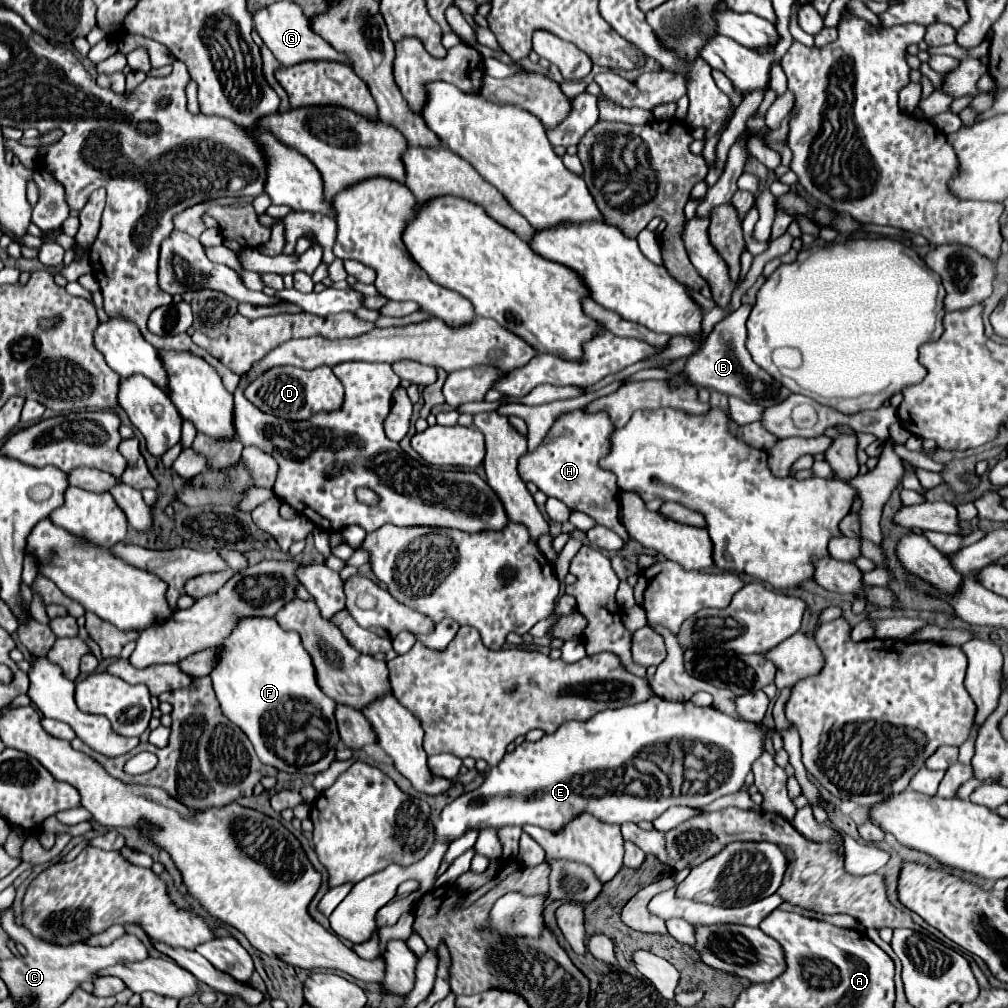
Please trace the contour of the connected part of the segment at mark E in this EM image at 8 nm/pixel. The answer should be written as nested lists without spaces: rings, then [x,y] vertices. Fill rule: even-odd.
[[[656,695],[644,703],[600,711],[588,721],[566,721],[556,729],[556,733],[544,735],[536,743],[522,741],[516,745],[512,753],[506,753],[504,759],[492,767],[478,789],[468,791],[446,805],[434,823],[434,841],[450,845],[472,829],[482,831],[488,827],[506,825],[538,825],[556,833],[582,813],[588,813],[608,825],[622,825],[654,821],[672,805],[706,807],[714,799],[742,789],[752,763],[764,753],[764,743],[774,733],[778,733],[776,727],[734,719],[712,705],[698,707],[690,701],[666,701]],[[670,739],[700,739],[706,745],[720,745],[722,749],[730,751],[730,779],[722,779],[720,785],[714,785],[710,793],[660,797],[660,801],[648,801],[648,797],[620,791],[622,769],[632,763],[632,759],[644,747],[652,747]]]

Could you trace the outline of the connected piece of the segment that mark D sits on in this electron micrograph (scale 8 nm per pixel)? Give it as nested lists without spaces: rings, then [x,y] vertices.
[[[276,367],[264,373],[264,377],[252,381],[248,389],[244,389],[244,397],[254,403],[260,411],[270,413],[288,421],[302,421],[320,411],[336,411],[344,401],[344,387],[330,367],[320,367],[312,371],[296,369],[296,367]]]

